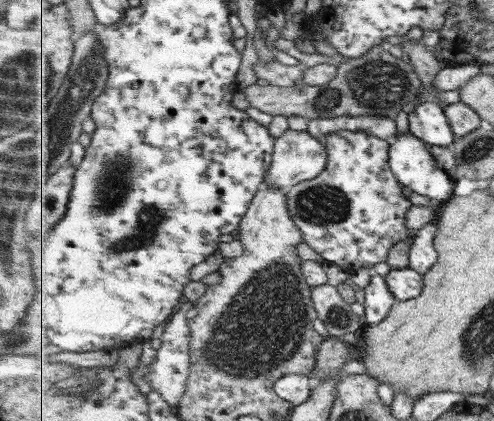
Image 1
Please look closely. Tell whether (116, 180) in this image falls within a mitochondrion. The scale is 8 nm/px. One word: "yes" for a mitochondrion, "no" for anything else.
yes

